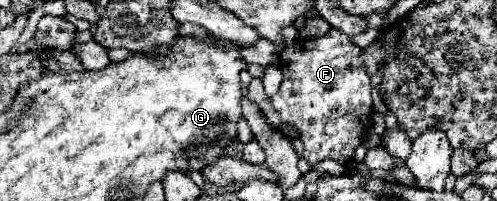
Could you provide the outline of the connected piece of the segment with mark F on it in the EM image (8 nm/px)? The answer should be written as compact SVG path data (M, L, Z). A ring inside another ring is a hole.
M331 29L317 41L299 39L281 53L279 69L283 83L271 99L281 121L299 133L303 143L303 159L311 167L331 157L339 163L353 159L353 153L363 145L373 113L371 79L359 59L359 47L339 29Z

